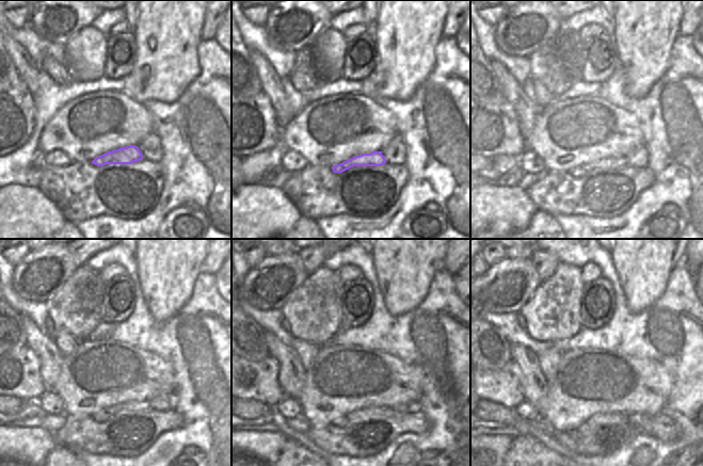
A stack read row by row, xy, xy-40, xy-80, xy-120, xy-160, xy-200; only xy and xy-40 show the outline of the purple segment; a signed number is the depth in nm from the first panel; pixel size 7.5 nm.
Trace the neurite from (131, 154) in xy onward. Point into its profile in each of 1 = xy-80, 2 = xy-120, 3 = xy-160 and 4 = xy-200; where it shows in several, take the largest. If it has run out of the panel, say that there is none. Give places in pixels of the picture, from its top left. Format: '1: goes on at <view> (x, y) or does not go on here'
1: goes on at xy-80 (608, 163)
2: goes on at xy-120 (131, 406)
3: goes on at xy-160 (369, 414)
4: goes on at xy-200 (598, 419)

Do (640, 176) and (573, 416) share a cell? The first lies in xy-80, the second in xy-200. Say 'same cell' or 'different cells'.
different cells

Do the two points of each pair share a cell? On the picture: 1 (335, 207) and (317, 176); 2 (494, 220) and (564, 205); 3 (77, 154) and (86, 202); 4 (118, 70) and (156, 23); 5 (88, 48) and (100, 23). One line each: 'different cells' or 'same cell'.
1: same cell
2: different cells
3: different cells
4: different cells
5: different cells

